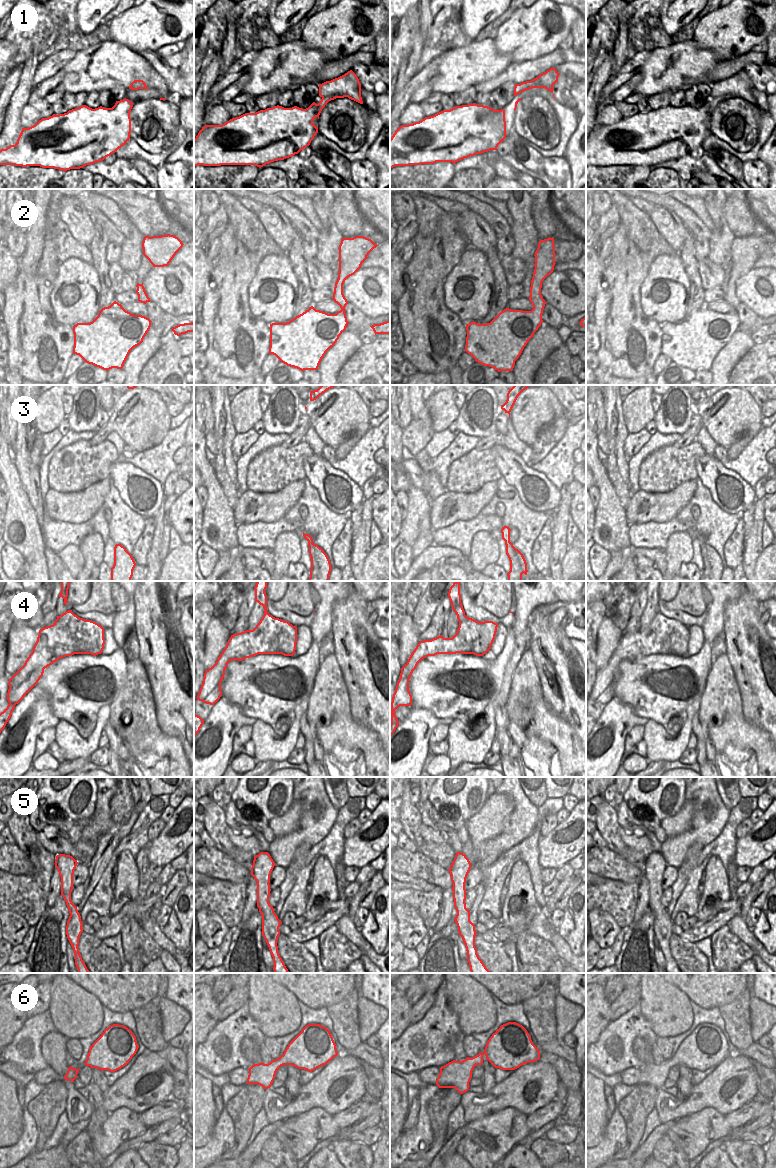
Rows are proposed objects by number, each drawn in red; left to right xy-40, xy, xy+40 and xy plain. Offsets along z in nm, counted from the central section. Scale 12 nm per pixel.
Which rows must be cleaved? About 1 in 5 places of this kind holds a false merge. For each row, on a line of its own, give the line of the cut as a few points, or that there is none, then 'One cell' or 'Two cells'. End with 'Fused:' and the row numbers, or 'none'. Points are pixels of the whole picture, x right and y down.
1: No split. One cell
2: No split. One cell
3: Split along xy+40 (510, 542), (505, 544). Two cells
4: Split along xy+40 (467, 617), (459, 622). Two cells
5: No split. One cell
6: No split. One cell
Fused: 3, 4.

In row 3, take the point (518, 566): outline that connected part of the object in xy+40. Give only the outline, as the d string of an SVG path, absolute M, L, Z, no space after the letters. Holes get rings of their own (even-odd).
M512 543L506 545L506 554L510 561L508 581L522 581L522 574L527 575L527 563L523 554Z

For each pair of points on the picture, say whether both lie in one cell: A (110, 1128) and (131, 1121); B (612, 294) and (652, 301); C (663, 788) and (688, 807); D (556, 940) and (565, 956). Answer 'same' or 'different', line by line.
A: same
B: different
C: different
D: same

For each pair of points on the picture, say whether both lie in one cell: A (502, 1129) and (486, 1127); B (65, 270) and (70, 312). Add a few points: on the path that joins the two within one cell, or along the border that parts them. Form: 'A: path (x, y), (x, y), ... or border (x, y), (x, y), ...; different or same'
A: path (498, 1129), (490, 1129); same
B: path (77, 277), (84, 282), (83, 297), (80, 300); same

